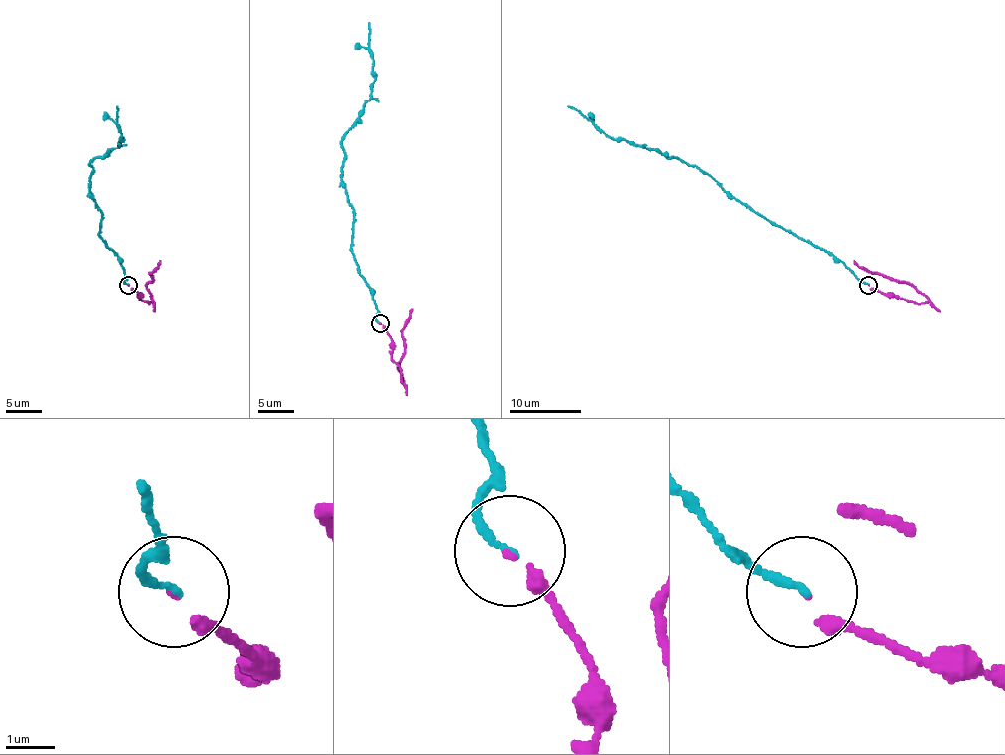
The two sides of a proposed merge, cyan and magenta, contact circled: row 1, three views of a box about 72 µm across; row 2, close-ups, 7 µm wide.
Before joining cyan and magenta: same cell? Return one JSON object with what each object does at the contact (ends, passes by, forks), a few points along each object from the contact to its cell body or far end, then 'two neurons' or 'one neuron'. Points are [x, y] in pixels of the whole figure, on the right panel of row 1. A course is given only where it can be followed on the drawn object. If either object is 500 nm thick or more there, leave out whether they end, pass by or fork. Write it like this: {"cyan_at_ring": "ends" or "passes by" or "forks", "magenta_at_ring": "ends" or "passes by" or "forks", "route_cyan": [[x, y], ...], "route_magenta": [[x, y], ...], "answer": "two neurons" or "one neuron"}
{"cyan_at_ring": "ends", "magenta_at_ring": "ends", "route_cyan": [[868, 284], [861, 282], [818, 247], [813, 247], [754, 213], [697, 168], [643, 146], [611, 139], [568, 105]], "route_magenta": [[868, 284], [870, 289], [915, 304], [927, 300], [911, 286], [874, 273], [854, 261]], "answer": "one neuron"}

